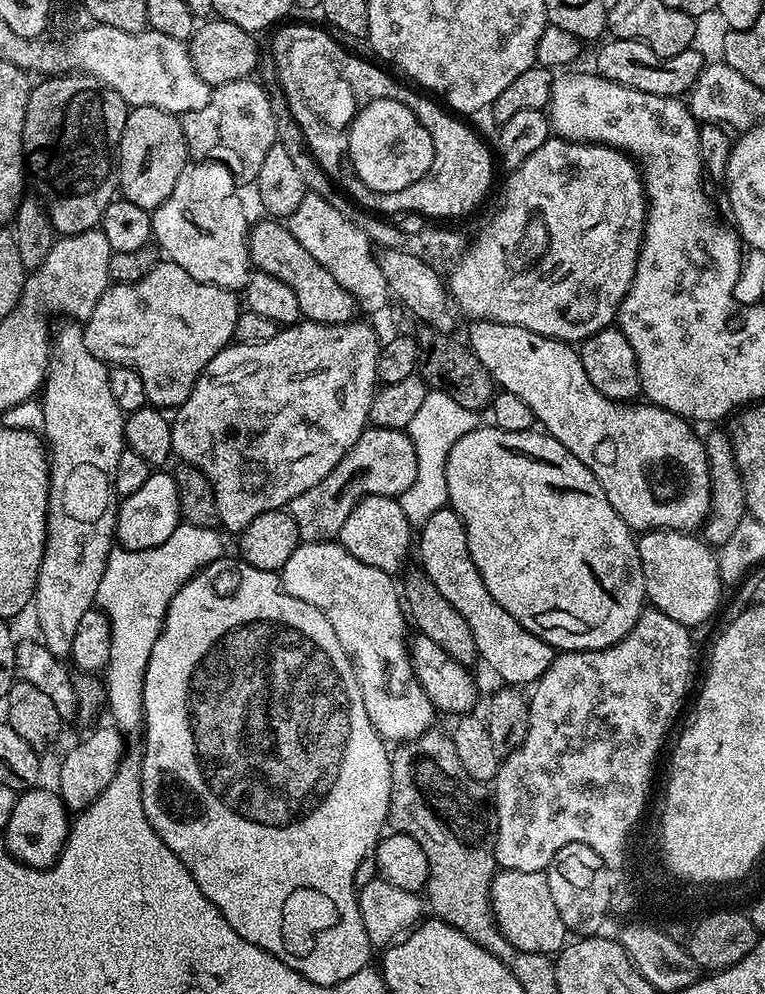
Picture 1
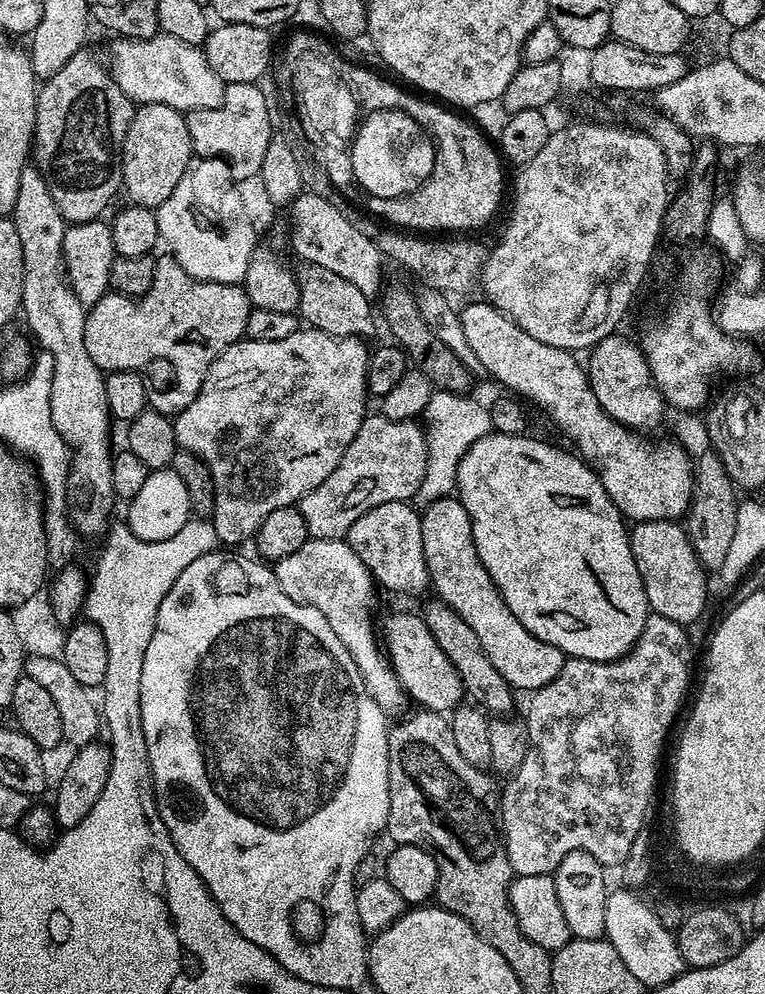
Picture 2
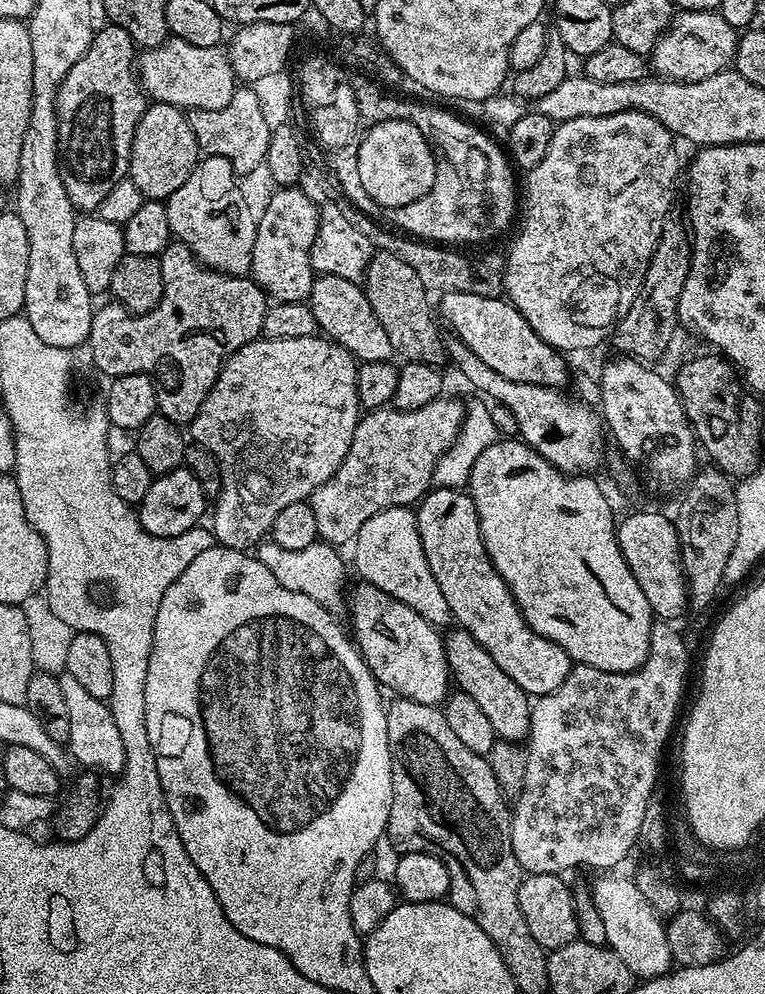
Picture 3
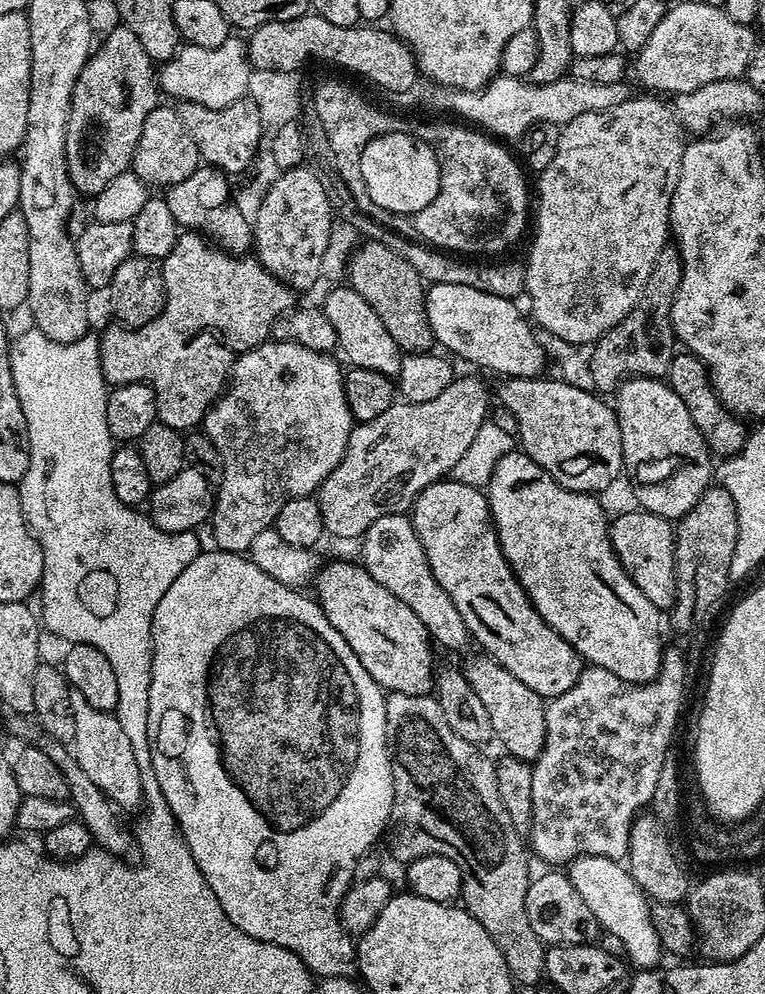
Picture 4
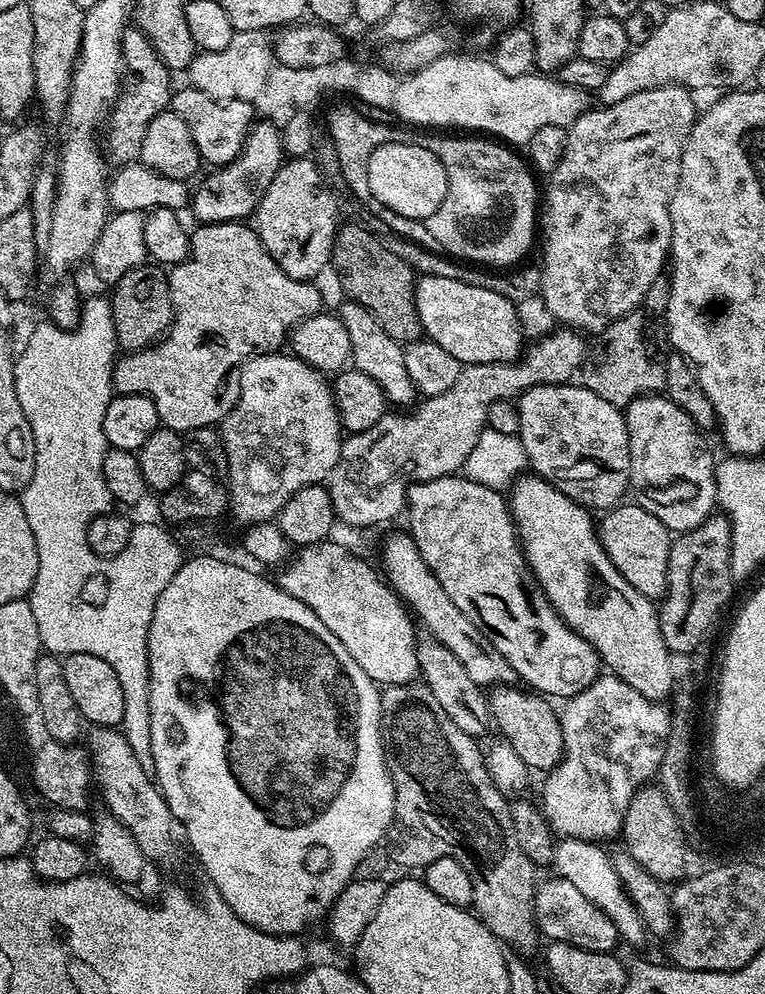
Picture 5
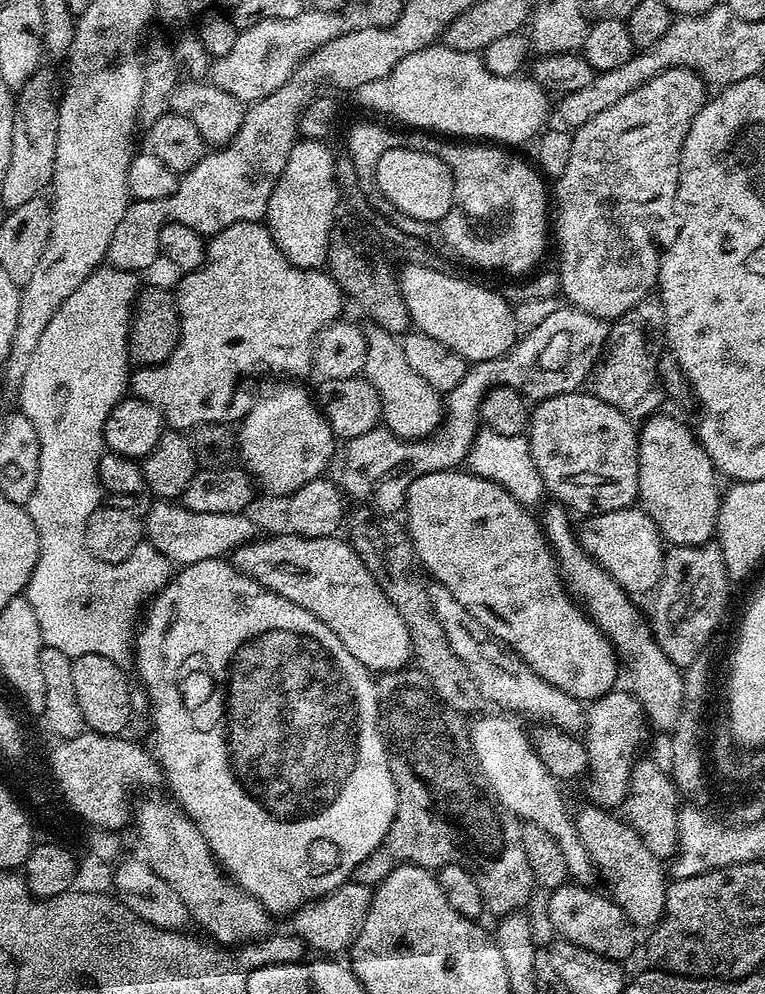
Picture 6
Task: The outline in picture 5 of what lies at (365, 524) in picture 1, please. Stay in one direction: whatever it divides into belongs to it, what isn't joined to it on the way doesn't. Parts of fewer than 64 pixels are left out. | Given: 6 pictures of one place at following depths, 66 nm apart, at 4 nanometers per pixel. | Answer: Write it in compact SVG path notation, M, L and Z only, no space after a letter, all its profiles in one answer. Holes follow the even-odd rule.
M407 531L390 533L384 540L380 556L384 559L383 575L392 585L393 592L411 608L418 620L420 618L424 622L428 627L425 628L427 633L442 642L442 646L446 646L446 650L466 666L466 674L470 674L476 684L512 686L517 683L518 677L510 662L506 662L506 658L502 658L502 654L498 654L498 650L494 650L492 643L484 637L482 630L478 630L478 626L474 626L474 622L470 622L470 618L450 602L450 594L442 590L442 582L434 578L430 566L426 566L418 546Z

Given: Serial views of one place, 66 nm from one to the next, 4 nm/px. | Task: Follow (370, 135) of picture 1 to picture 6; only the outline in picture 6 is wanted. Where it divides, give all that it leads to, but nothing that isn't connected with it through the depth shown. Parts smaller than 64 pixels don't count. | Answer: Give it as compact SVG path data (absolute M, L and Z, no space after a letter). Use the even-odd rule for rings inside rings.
M409 148L386 150L386 154L382 154L378 161L376 177L380 193L390 202L394 202L394 206L398 206L402 214L410 214L410 218L439 222L450 210L454 198L452 170L434 154Z

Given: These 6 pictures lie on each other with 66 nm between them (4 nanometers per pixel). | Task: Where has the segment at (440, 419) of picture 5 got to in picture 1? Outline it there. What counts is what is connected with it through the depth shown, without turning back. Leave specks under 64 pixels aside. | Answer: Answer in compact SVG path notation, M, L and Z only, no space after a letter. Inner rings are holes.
M369 426L358 442L350 446L342 462L338 462L338 466L334 466L334 470L318 482L318 486L310 486L306 494L298 494L298 498L288 503L286 510L294 518L303 543L332 542L339 537L342 522L346 522L359 500L365 500L368 496L399 498L414 482L417 470L414 442L407 431Z

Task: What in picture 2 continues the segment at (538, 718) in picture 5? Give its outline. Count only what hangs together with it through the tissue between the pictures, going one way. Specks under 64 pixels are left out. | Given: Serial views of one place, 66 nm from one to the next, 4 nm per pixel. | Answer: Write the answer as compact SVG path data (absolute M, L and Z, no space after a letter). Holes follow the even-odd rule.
M433 598L422 609L422 615L426 626L430 630L430 634L434 634L434 642L438 642L442 646L442 652L450 658L454 670L458 670L460 681L464 683L465 693L469 697L473 696L471 699L477 705L487 709L489 713L511 713L513 711L511 708L514 689L511 684L508 684L506 678L492 665L486 650L482 648L482 642L478 642L478 634L474 634L474 630L470 630L470 626L466 626L466 622L462 622L460 615L439 598Z

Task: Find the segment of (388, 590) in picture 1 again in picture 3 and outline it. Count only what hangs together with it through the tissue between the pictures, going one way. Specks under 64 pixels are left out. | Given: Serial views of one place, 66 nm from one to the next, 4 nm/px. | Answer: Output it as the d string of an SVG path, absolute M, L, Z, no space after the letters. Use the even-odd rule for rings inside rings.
M264 542L255 549L254 555L262 562L262 566L266 566L266 570L270 570L270 574L274 574L274 578L278 578L278 582L282 582L282 586L286 586L286 590L306 594L329 612L339 614L344 606L346 608L346 589L349 584L348 568L336 552L339 551L333 545L323 542L306 546L306 550L282 550L282 546Z

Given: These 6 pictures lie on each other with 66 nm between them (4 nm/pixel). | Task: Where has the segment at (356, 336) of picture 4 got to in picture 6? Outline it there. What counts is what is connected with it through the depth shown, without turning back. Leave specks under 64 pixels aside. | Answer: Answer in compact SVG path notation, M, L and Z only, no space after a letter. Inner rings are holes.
M369 327L366 332L366 362L362 373L364 379L370 381L374 390L378 390L382 404L382 424L389 428L395 436L404 440L422 440L432 435L440 427L442 419L441 393L430 386L406 362L406 354L402 354L400 340L385 328Z

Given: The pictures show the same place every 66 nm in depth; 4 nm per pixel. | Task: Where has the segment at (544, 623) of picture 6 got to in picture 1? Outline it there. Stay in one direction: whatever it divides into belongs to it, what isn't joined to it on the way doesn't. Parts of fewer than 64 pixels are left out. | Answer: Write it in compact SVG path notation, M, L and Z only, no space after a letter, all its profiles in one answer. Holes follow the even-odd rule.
M446 506L442 510L430 514L428 521L419 525L418 548L419 544L421 564L419 567L424 575L430 578L430 582L434 582L434 586L438 586L438 590L442 590L442 598L446 598L450 602L450 606L454 606L454 610L458 610L458 614L462 614L462 618L466 618L466 626L470 626L470 634L474 634L477 657L481 661L485 660L504 679L501 681L505 685L535 685L536 681L542 678L542 674L546 674L554 655L554 649L542 638L530 634L530 630L522 627L509 612L502 610L502 606L498 606L498 602L494 602L494 598L490 598L490 590L486 590L486 582L482 582L482 574L478 574L478 570L470 558L464 524L453 508Z

